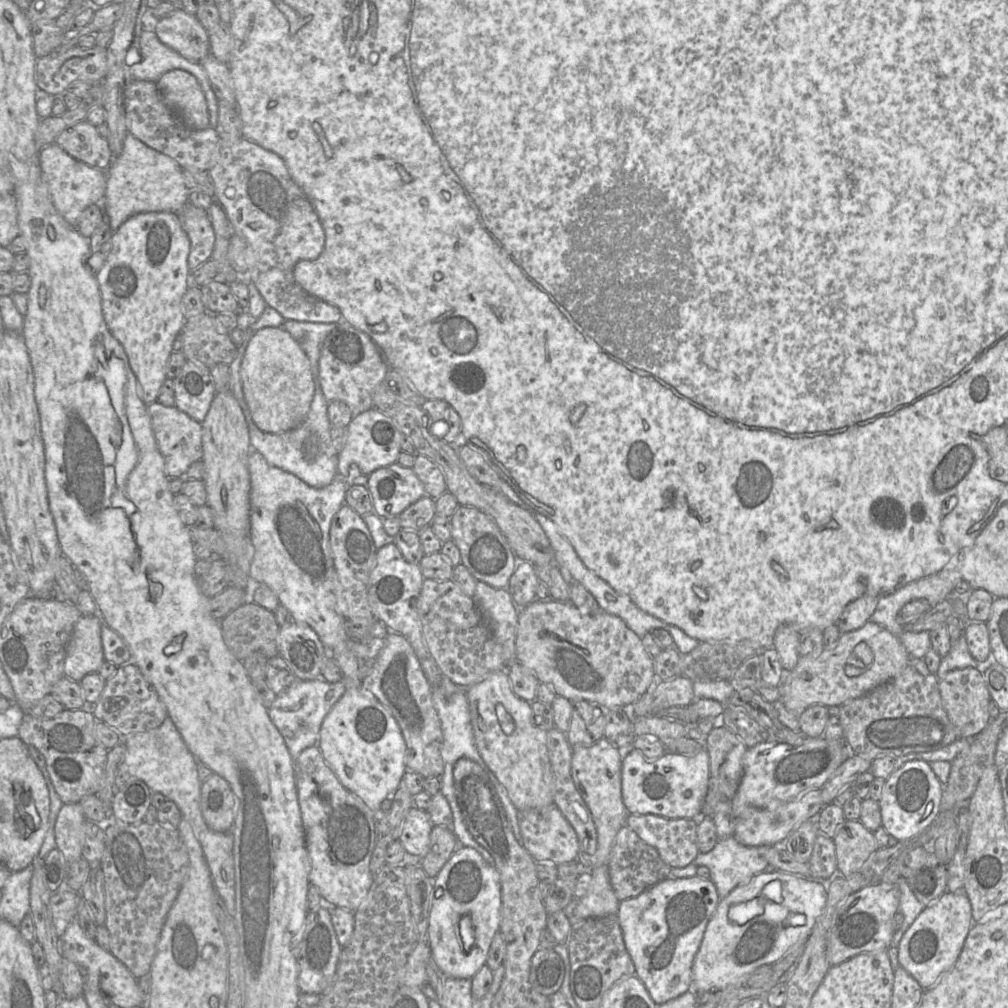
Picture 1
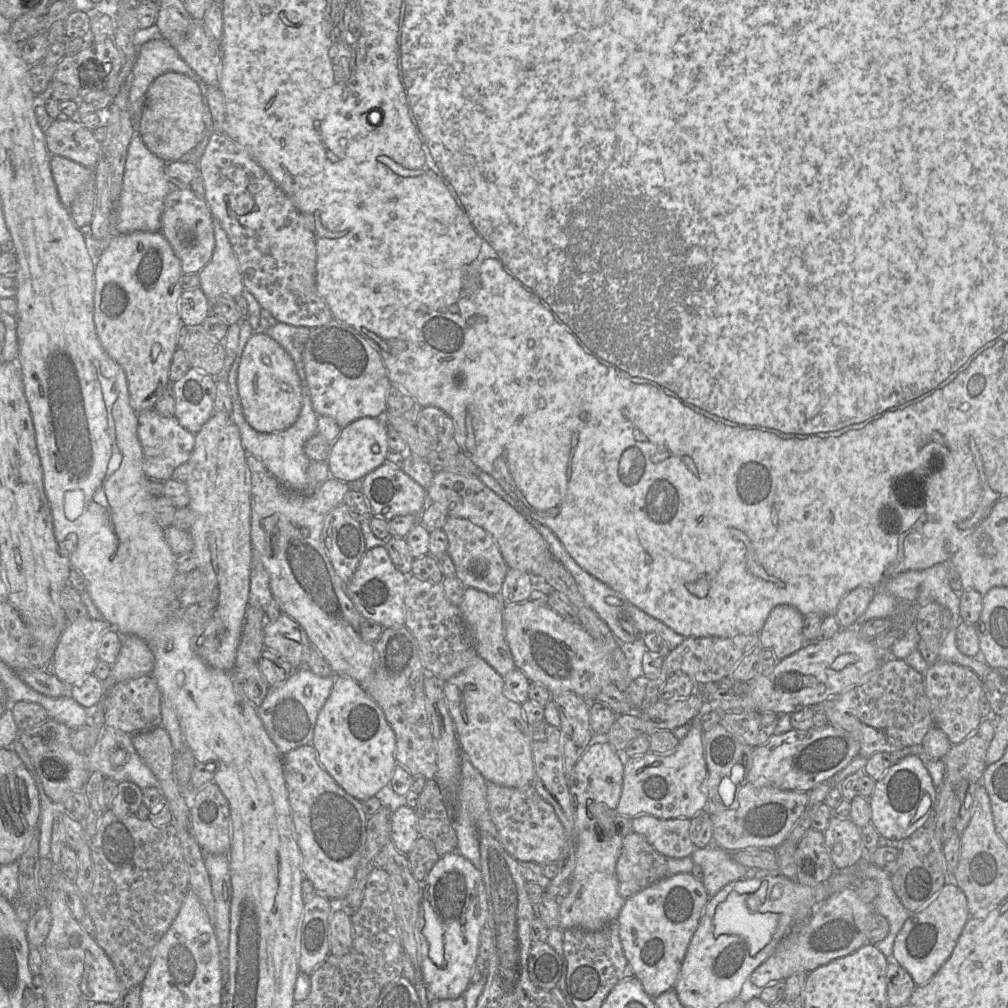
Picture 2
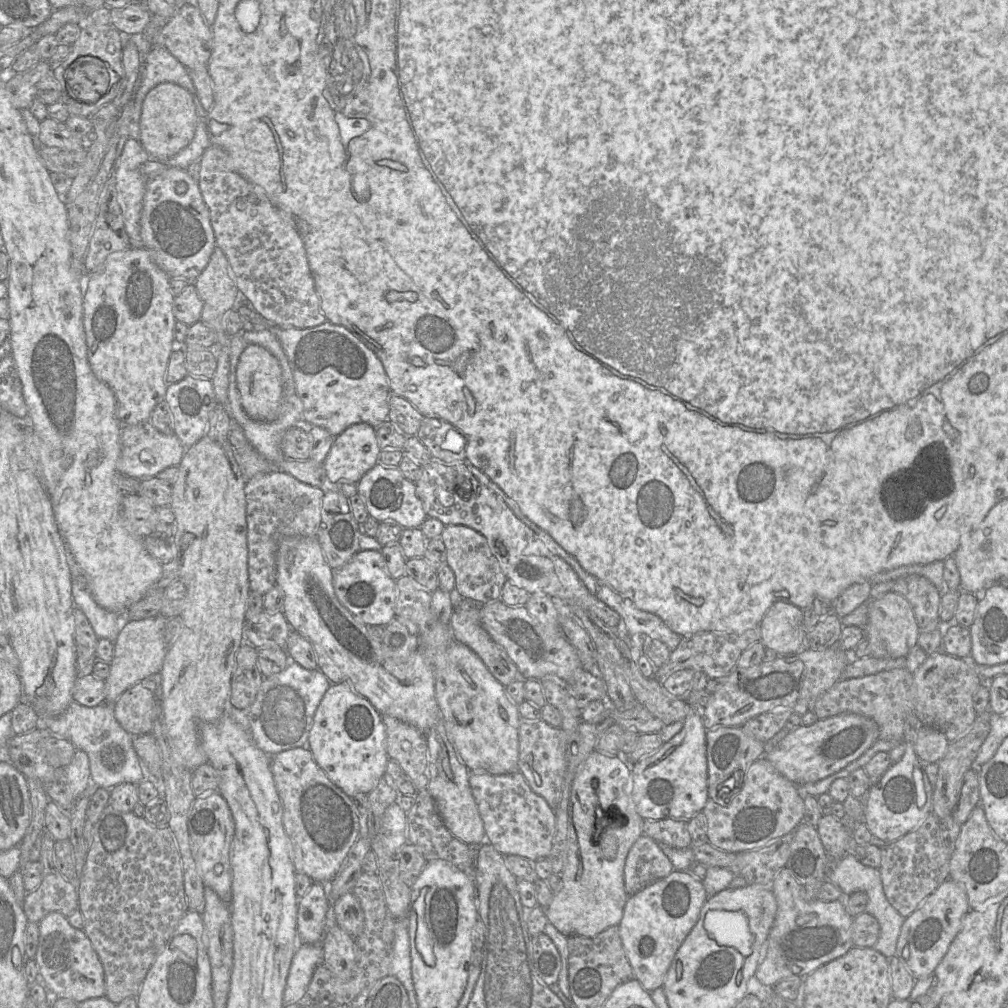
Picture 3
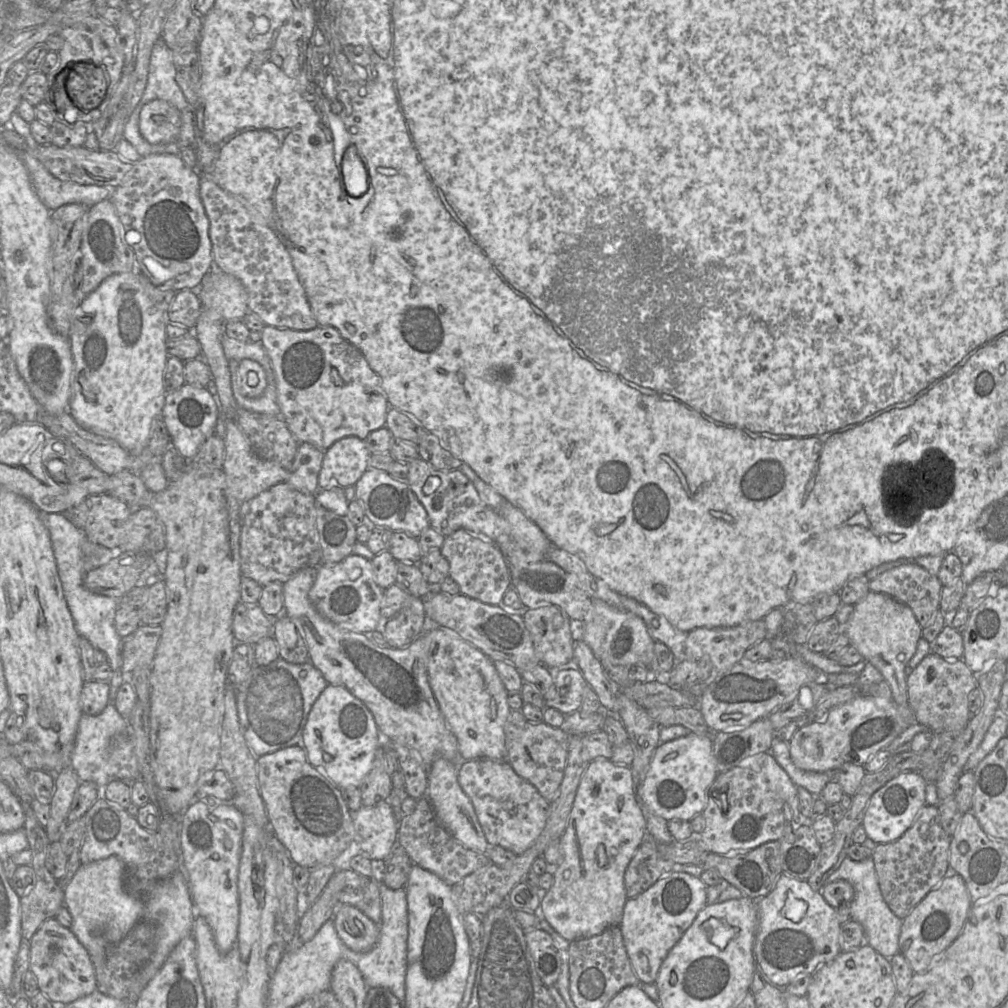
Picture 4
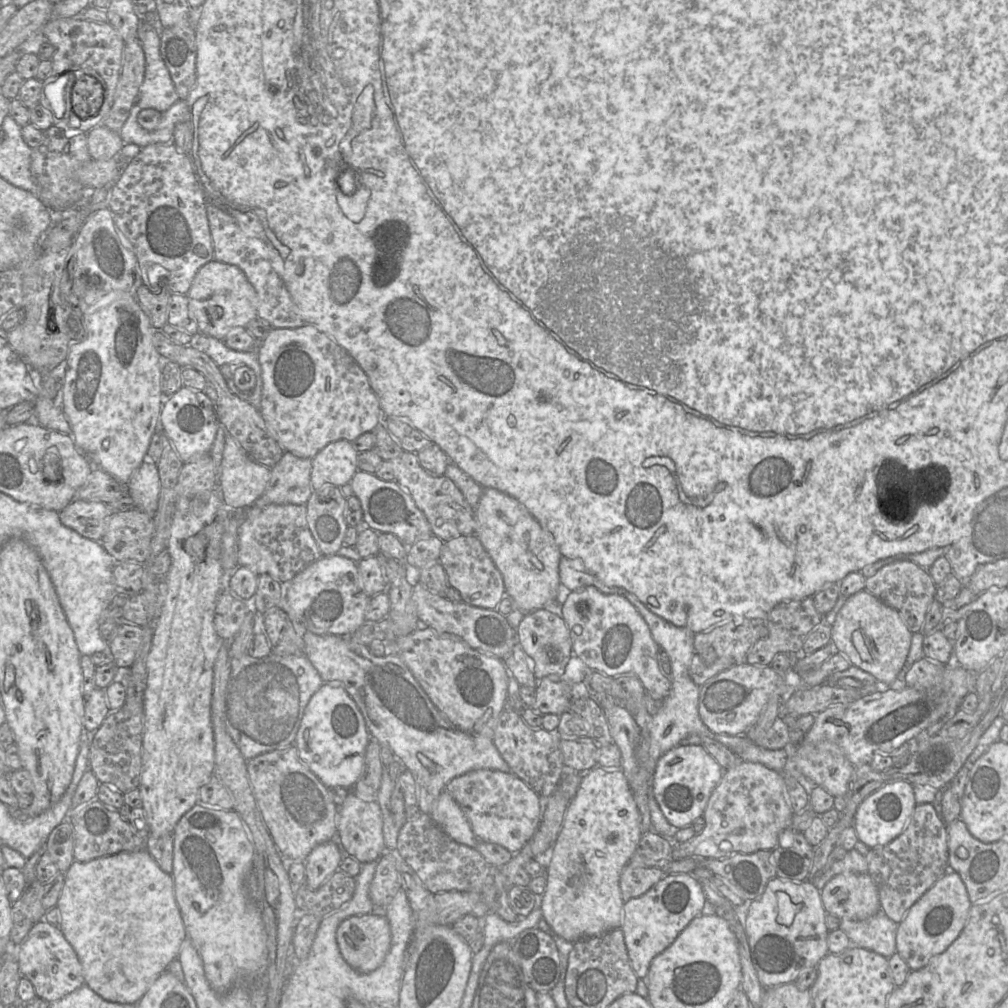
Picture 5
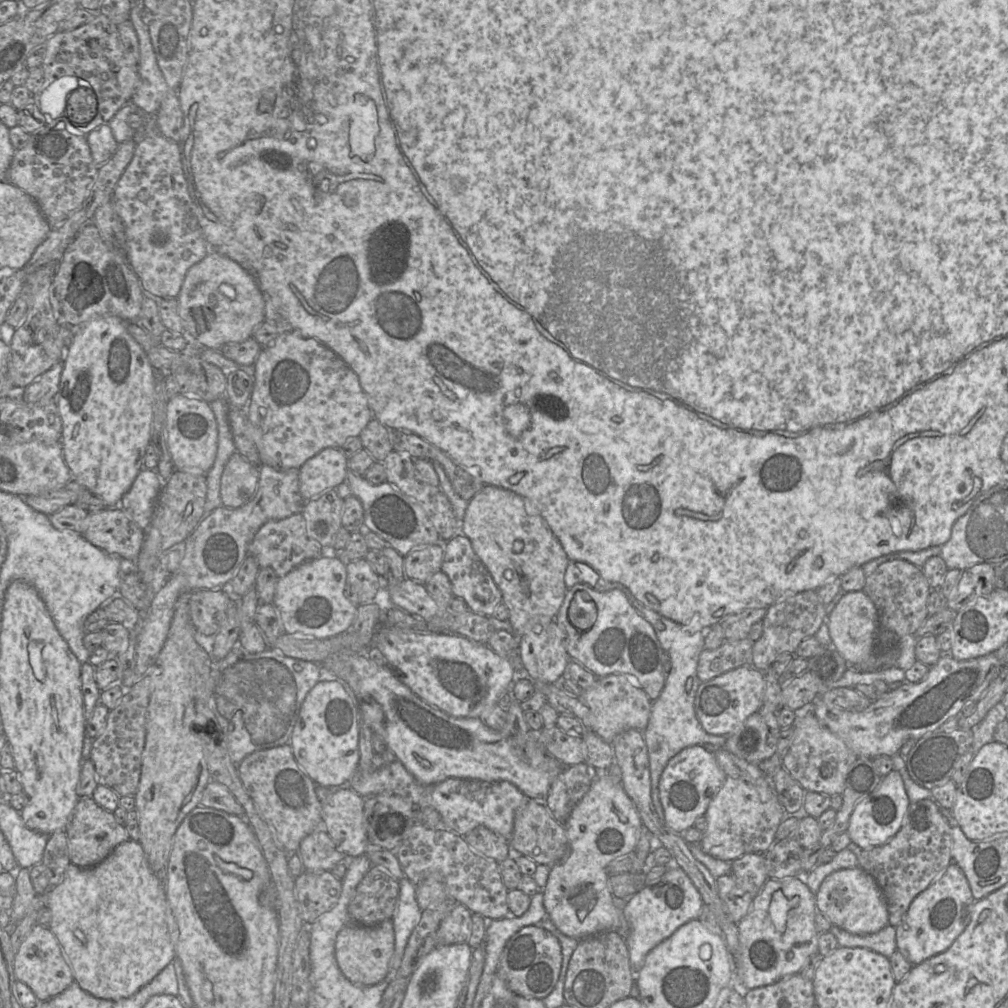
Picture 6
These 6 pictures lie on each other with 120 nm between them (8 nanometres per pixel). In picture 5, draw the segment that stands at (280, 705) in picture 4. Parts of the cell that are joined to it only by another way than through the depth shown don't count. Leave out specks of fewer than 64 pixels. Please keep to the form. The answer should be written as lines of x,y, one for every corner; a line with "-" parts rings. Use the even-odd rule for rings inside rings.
270,652
261,658
249,654
232,658
226,688
226,728
243,758
248,762
260,754
294,745
305,707
322,683
304,654
279,656

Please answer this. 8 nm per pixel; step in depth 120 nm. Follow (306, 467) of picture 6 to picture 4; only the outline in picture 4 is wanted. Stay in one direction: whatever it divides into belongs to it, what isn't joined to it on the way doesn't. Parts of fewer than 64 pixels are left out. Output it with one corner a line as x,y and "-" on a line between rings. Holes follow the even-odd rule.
347,436
324,451
318,474
319,488
355,486
369,468
370,451
357,436

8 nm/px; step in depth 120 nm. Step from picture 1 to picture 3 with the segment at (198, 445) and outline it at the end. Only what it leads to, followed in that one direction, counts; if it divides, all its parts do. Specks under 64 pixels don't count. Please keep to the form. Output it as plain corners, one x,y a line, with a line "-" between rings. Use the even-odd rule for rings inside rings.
148,420
135,425
122,425
120,444
121,453
116,463
117,473
137,479
156,477
162,470
178,466
186,451
175,434
159,432

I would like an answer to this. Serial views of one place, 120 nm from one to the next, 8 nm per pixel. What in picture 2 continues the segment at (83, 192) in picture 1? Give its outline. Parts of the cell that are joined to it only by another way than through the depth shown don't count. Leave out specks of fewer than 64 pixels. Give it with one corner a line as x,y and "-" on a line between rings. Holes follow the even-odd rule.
51,155
50,169
60,202
65,207
70,206
76,194
93,176
93,169
58,155

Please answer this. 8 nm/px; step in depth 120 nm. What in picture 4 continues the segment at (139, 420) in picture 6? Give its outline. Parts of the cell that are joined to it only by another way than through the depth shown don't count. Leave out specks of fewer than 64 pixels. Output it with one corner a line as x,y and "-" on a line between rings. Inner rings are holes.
132,272
117,273
108,276
101,284
91,292
81,303
81,314
78,318
80,322
76,332
70,332
69,342
71,345
74,370
71,377
70,385
70,401
69,413
76,423
85,430
91,431
96,435
105,438
114,439
123,449
133,456
138,456
147,448
149,434
154,418
161,414
166,392
163,386
163,373
168,359
166,350
166,325
168,321
168,311
164,313
154,306
154,304
147,297
144,287
142,286
138,276

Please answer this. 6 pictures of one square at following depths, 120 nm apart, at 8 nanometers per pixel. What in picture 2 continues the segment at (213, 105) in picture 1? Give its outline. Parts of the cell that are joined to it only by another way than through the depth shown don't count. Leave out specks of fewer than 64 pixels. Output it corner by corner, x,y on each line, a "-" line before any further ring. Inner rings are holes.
151,39
138,47
136,53
136,60
132,68
132,82
128,95
128,111
131,121
136,124
134,134
139,134
138,126
142,117
146,94
151,83
161,74
166,72
178,72
191,77
197,82
198,86
201,86
204,94
204,122
206,126
206,132
213,133
213,122
211,112
206,100
207,85
203,80
189,67
189,65
180,57
177,50
173,45
165,41
164,39

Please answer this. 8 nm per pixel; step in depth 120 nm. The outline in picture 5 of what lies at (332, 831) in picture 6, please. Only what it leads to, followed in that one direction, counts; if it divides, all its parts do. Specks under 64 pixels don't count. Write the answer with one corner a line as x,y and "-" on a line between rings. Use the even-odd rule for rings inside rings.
351,791
343,804
337,807
337,836
340,837
340,849
344,856
351,856
361,864
378,861
386,851
383,816
379,804
376,801
364,801

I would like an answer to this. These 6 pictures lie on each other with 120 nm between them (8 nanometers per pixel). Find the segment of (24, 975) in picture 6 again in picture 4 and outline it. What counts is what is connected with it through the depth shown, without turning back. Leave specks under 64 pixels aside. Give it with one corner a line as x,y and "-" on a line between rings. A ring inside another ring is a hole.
55,917
44,921
30,940
30,966
39,990
54,1004
68,1004
97,989
96,971
87,949

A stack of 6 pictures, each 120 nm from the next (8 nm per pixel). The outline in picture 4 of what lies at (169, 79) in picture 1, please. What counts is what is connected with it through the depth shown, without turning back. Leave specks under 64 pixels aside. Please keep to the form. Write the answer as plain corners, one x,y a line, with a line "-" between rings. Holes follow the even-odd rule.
155,99
143,106
139,114
139,130
150,144
174,141
181,129
181,111
165,100

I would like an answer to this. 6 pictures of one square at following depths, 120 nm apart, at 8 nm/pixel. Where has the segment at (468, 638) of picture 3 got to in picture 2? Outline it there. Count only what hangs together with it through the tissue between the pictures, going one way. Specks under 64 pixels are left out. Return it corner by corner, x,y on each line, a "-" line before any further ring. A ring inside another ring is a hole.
475,588
466,589
463,602
459,606
473,637
477,655
503,677
516,668
505,636
503,620
505,606
501,596
492,596

